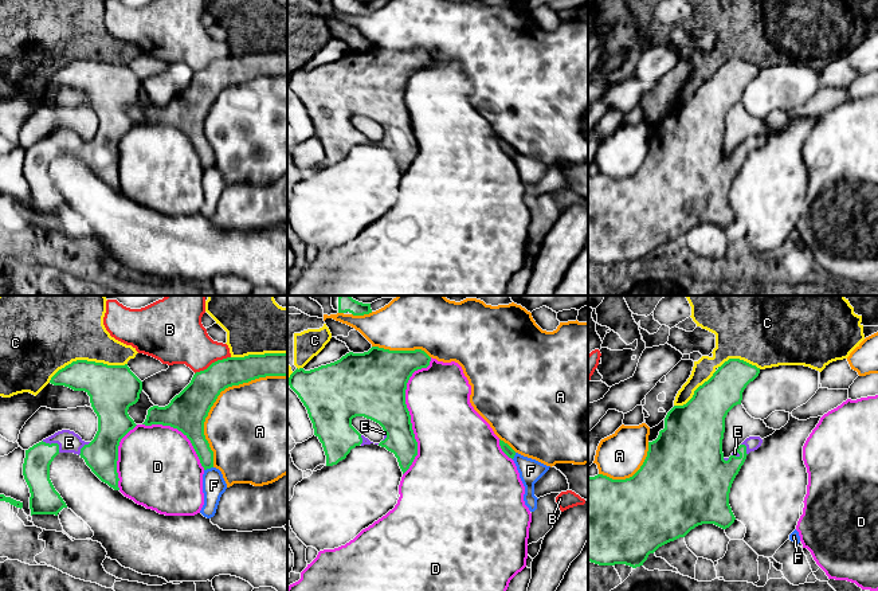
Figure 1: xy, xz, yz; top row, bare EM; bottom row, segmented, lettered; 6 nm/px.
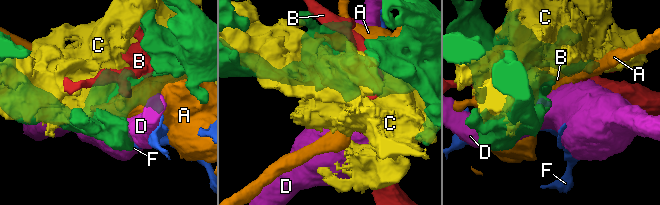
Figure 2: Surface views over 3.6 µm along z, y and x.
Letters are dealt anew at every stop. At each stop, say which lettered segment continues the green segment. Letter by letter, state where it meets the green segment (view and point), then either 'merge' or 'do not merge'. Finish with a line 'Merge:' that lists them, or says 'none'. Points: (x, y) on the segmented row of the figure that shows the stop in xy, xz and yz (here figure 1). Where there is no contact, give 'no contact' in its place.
A: contact xy (218, 395); do not merge
B: contact xy (212, 363); do not merge
C: contact xy (86, 360); do not merge
D: contact xz (408, 413); do not merge
E: contact xy (54, 443); merge
F: contact xy (208, 468); do not merge
Merge: E

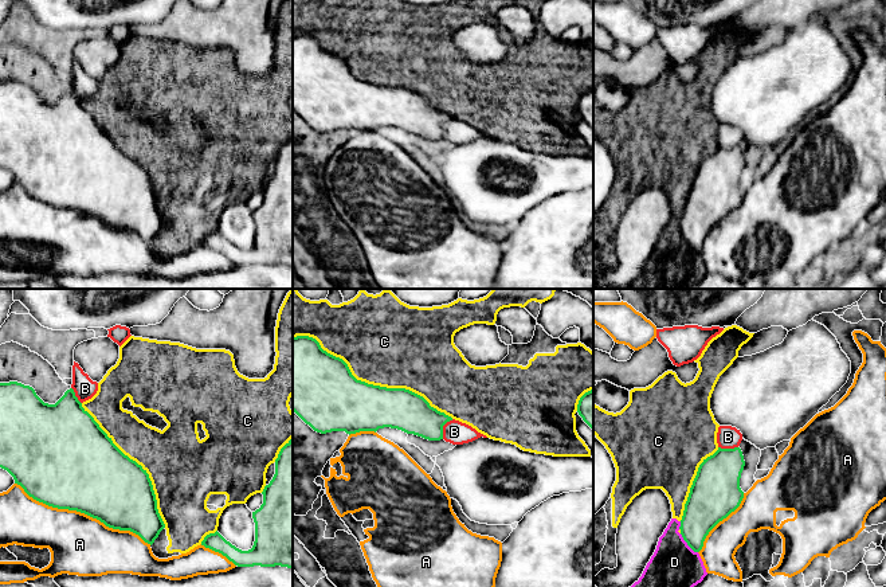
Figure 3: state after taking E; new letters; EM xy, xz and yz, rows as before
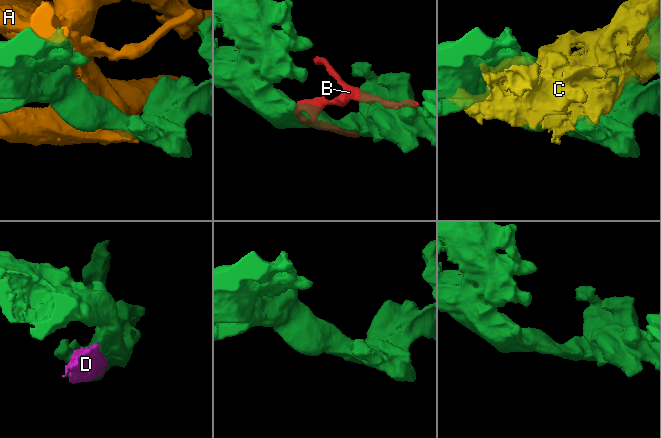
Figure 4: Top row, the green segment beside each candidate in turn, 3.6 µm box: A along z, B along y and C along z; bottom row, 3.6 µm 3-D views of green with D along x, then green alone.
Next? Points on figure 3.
A: contact xy (83, 512); do not merge
B: contact xz (442, 427); do not merge
C: contact xz (371, 384); do not merge
D: contact yz (687, 544); do not merge
Merge: none

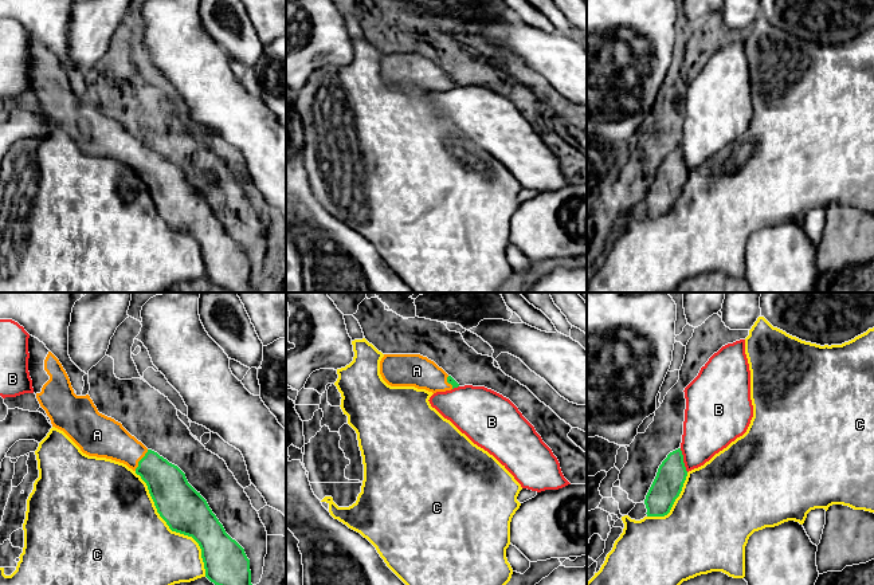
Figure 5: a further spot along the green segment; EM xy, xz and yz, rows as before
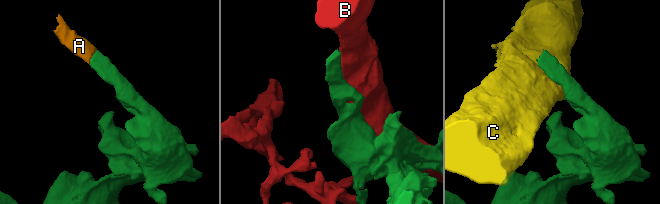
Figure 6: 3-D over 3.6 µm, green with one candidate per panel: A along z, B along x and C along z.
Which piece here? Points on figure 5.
A: contact xy (140, 460); merge
B: contact yz (682, 460); do not merge
C: contact xy (172, 530); do not merge
Merge: A

